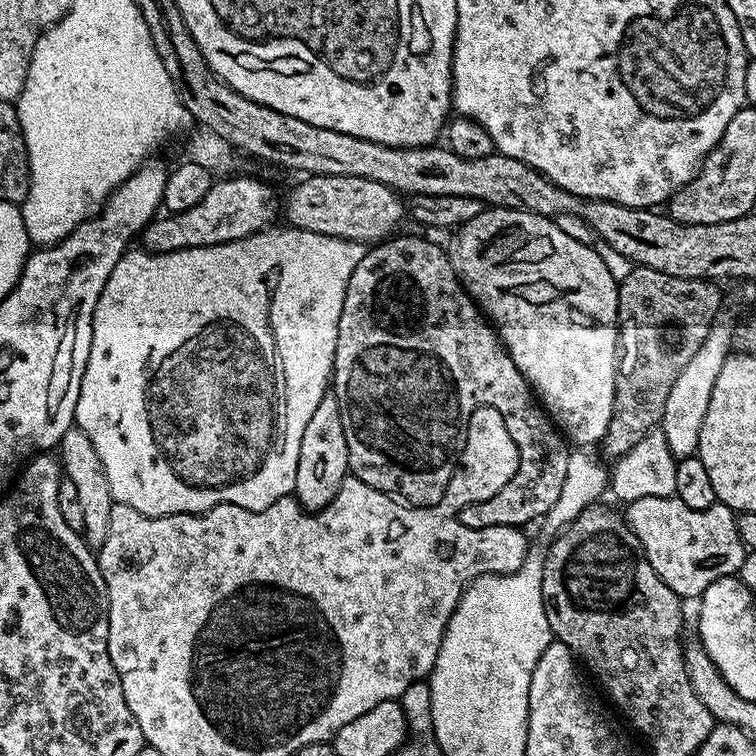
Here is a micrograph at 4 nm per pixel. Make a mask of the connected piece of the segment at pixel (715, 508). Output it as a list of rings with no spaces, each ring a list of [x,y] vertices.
[[[663,496],[630,500],[627,501],[626,508],[630,530],[638,538],[650,566],[654,566],[658,578],[662,578],[662,582],[666,582],[666,586],[670,586],[670,590],[674,590],[674,594],[682,598],[699,598],[706,586],[710,586],[710,582],[723,576],[736,576],[744,564],[746,549],[736,529],[737,513],[724,504],[717,502],[706,510],[690,510],[690,506],[686,506],[686,502],[682,502],[678,497]]]

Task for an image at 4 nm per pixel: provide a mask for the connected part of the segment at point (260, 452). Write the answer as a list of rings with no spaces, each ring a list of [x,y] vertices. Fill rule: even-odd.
[[[269,226],[253,236],[209,248],[159,254],[147,250],[128,250],[116,264],[116,271],[110,274],[92,315],[90,358],[80,383],[74,424],[88,435],[94,450],[98,450],[113,501],[150,517],[173,516],[183,512],[199,514],[208,512],[216,504],[237,504],[251,512],[268,508],[268,460],[280,460],[287,448],[295,449],[299,445],[306,422],[310,422],[310,414],[314,414],[314,410],[318,410],[318,402],[329,395],[336,366],[338,322],[342,318],[346,286],[350,282],[350,274],[354,274],[366,251],[365,245],[355,244],[352,240],[291,226],[276,227]]]

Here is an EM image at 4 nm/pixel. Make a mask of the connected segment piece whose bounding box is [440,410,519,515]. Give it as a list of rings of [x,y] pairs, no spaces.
[[[474,411],[470,416],[466,448],[460,456],[454,474],[441,500],[441,509],[448,515],[457,515],[470,504],[483,505],[506,486],[518,468],[519,443],[505,431],[502,416],[493,411]]]

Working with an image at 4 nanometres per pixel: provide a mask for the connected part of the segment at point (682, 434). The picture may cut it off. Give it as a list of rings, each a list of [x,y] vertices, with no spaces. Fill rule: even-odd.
[[[717,317],[713,321],[702,346],[695,352],[694,358],[680,371],[671,384],[670,394],[666,396],[666,404],[660,415],[659,431],[666,438],[672,456],[684,459],[697,453],[700,445],[701,428],[712,403],[713,390],[716,388],[718,374],[728,359],[731,350],[734,328],[730,321]]]

